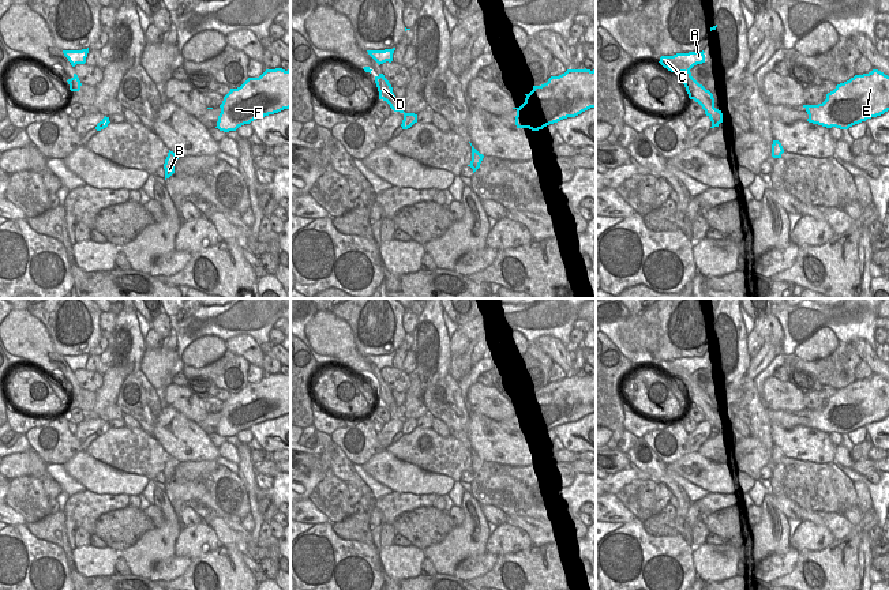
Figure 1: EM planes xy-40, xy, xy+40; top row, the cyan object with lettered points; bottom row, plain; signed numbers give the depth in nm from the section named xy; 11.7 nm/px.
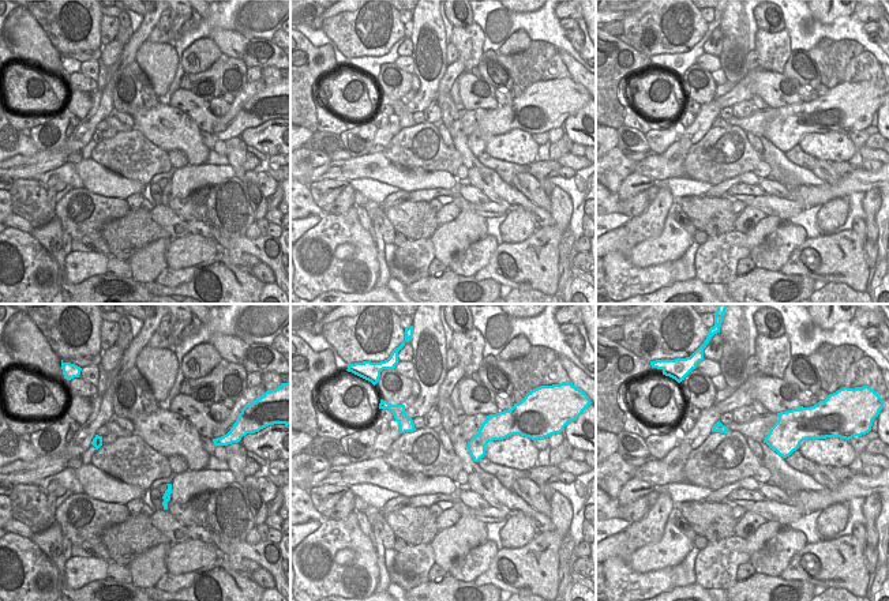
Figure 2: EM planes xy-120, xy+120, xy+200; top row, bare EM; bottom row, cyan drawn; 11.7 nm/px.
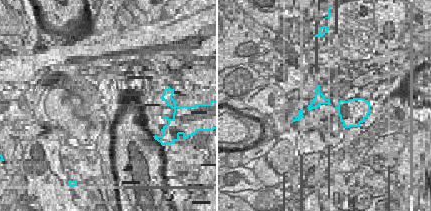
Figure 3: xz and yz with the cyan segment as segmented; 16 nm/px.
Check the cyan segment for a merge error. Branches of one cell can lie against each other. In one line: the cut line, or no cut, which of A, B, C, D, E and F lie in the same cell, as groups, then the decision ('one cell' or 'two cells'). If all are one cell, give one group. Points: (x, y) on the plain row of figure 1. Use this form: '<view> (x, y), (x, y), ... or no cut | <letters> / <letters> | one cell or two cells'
xy (405, 418), (408, 432) | A C D / B E F | two cells

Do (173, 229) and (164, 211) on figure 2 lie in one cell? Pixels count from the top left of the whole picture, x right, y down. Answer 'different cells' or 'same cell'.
same cell

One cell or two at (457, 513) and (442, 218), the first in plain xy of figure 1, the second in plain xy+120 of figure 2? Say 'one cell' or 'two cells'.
one cell

